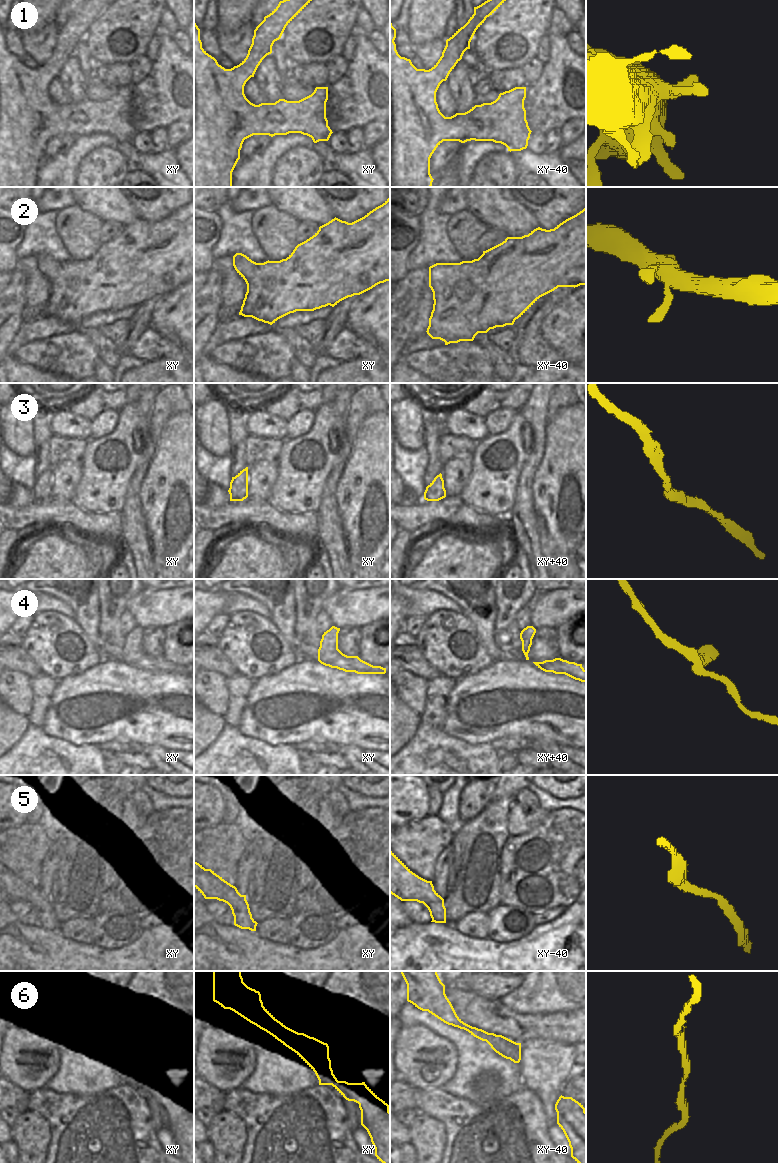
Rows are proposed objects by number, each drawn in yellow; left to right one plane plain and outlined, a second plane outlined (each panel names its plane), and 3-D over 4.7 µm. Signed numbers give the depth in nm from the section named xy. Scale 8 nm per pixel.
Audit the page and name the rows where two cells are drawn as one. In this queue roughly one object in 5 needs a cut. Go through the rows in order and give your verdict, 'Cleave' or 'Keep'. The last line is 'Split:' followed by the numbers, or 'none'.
1: Keep
2: Keep
3: Keep
4: Keep
5: Keep
6: Keep
Split: none.

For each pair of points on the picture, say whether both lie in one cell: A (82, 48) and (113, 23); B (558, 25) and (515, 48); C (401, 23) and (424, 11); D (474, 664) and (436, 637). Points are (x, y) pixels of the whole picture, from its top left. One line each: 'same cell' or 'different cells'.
A: different cells
B: different cells
C: different cells
D: same cell

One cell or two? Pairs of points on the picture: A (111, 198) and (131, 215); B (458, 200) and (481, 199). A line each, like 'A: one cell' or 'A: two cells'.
A: one cell
B: two cells

